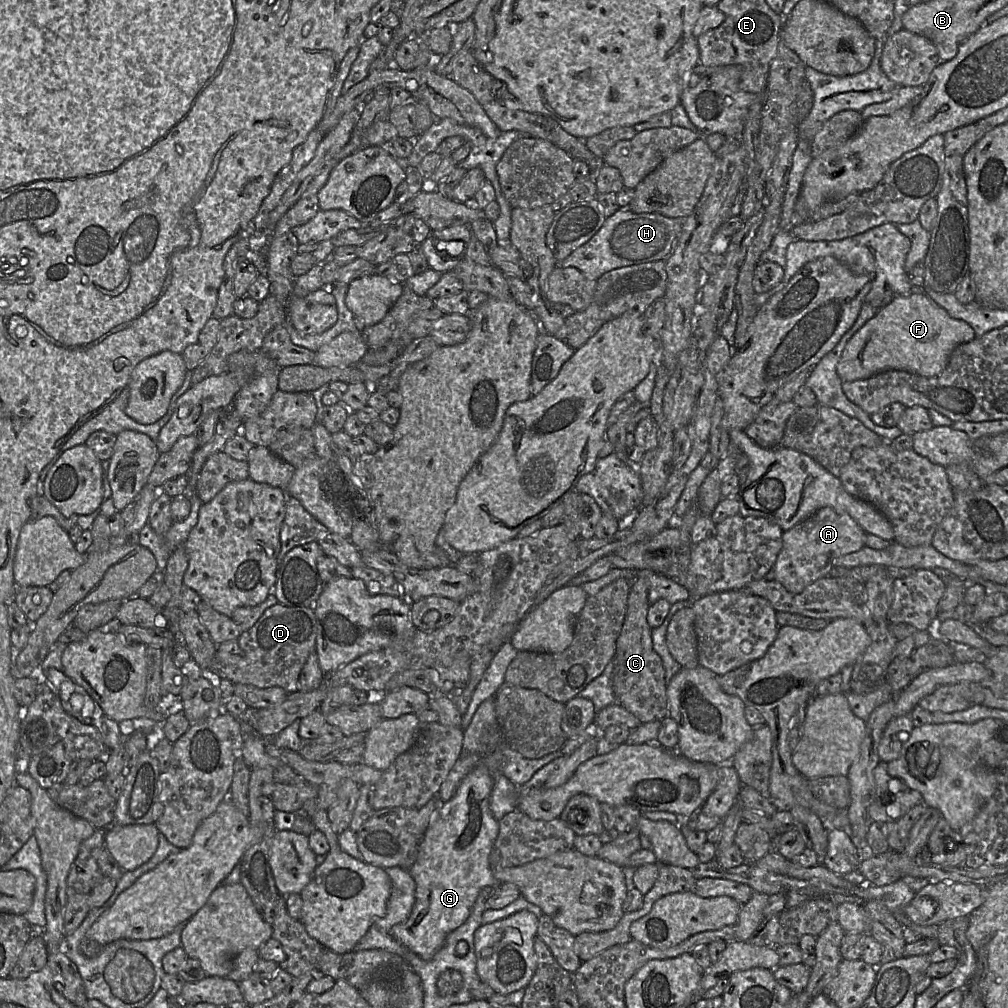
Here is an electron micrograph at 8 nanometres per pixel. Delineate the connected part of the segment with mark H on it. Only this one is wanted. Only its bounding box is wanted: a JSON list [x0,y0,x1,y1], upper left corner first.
[559,208,682,280]

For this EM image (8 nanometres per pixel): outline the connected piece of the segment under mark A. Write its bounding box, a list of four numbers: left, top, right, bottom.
[773,506,867,594]

